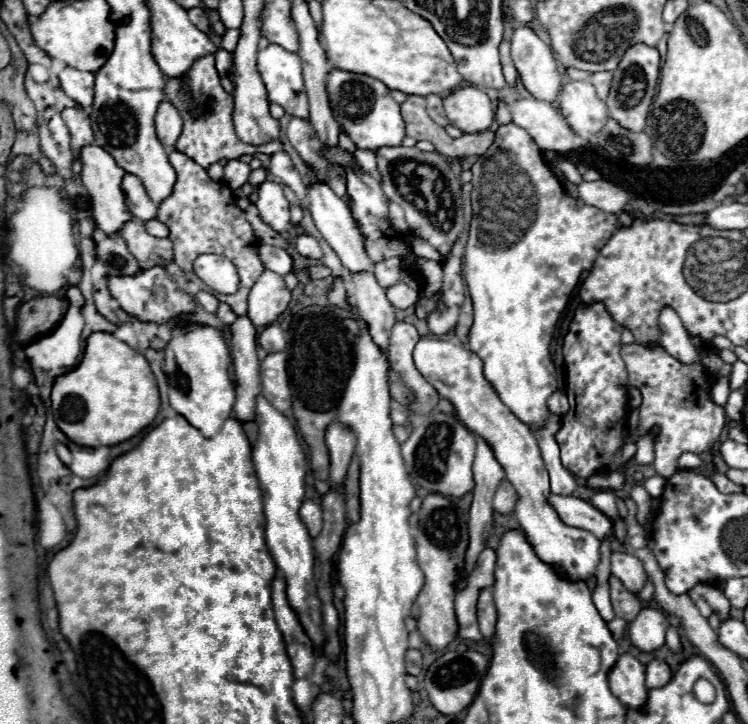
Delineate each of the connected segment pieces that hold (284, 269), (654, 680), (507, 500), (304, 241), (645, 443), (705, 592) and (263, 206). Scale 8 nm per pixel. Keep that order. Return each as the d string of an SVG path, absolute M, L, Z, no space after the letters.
M262 244L258 248L258 254L260 254L260 260L262 260L264 268L268 268L268 270L272 270L276 274L282 274L282 276L292 272L292 258L288 256L286 250Z
M650 660L646 664L646 688L660 688L668 684L670 678L672 678L672 670L666 662Z
M504 480L504 482L498 486L498 490L496 490L494 510L496 510L498 514L512 514L514 508L516 508L516 500L518 500L516 488L514 488L508 480Z
M306 234L298 236L298 240L296 240L296 250L298 250L302 256L312 258L312 260L320 260L320 258L322 258L322 250L320 250L318 240L312 238L312 236L306 236Z
M644 434L644 436L638 438L636 444L638 444L638 452L634 456L634 462L638 462L638 464L652 464L652 460L654 460L652 438L648 434Z
M696 584L696 588L692 588L690 592L692 596L706 596L706 602L712 606L714 612L720 614L720 620L726 620L730 616L730 604L728 604L728 598L714 586L710 584Z
M264 180L258 186L256 208L260 210L260 218L274 228L276 232L286 232L290 226L290 204L282 192L282 186L272 180Z

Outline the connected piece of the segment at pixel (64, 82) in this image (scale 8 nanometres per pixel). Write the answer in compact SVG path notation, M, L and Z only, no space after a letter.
M64 68L60 72L60 86L62 90L76 100L80 106L90 106L94 98L94 74L80 72L76 68Z

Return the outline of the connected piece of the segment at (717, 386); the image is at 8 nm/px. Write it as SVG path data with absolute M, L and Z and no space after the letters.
M718 378L718 380L712 384L712 388L710 388L710 396L712 396L712 402L714 402L714 404L724 406L726 400L728 400L728 394L730 394L728 378Z

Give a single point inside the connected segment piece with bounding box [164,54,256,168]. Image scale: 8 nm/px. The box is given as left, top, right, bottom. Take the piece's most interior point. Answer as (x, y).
(208, 136)

